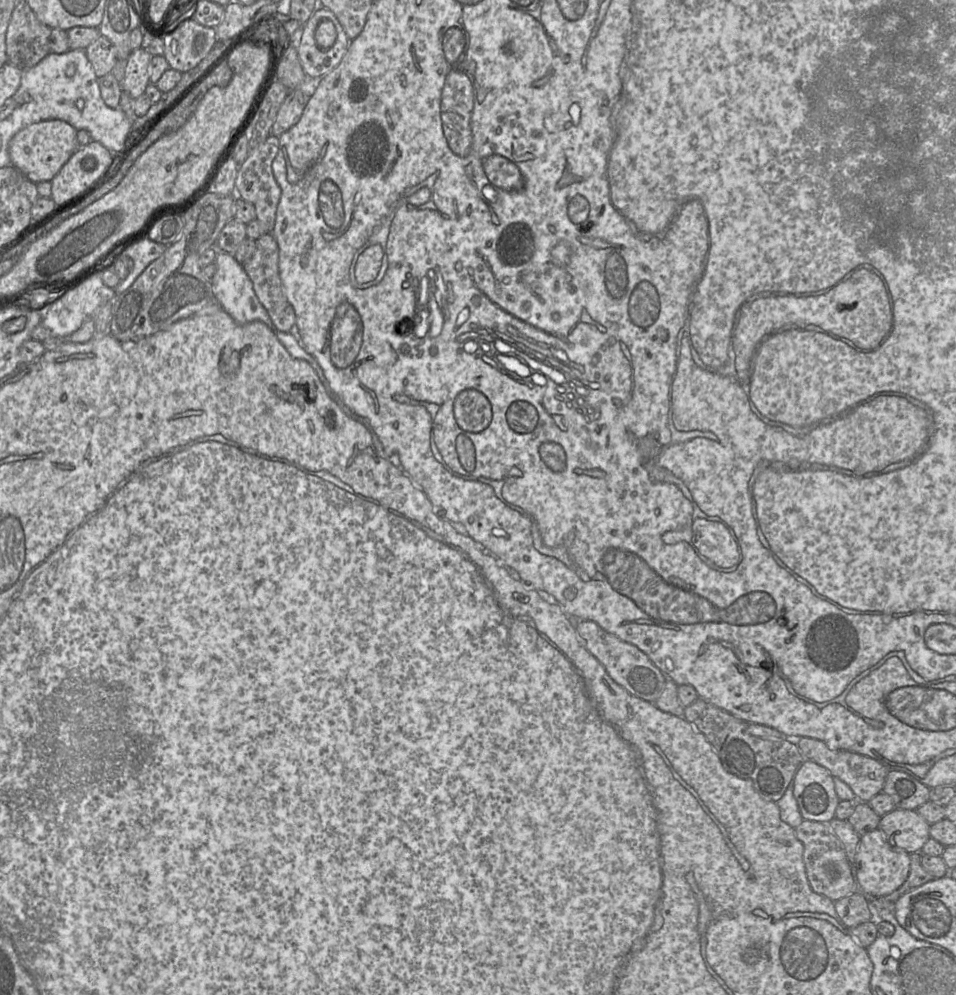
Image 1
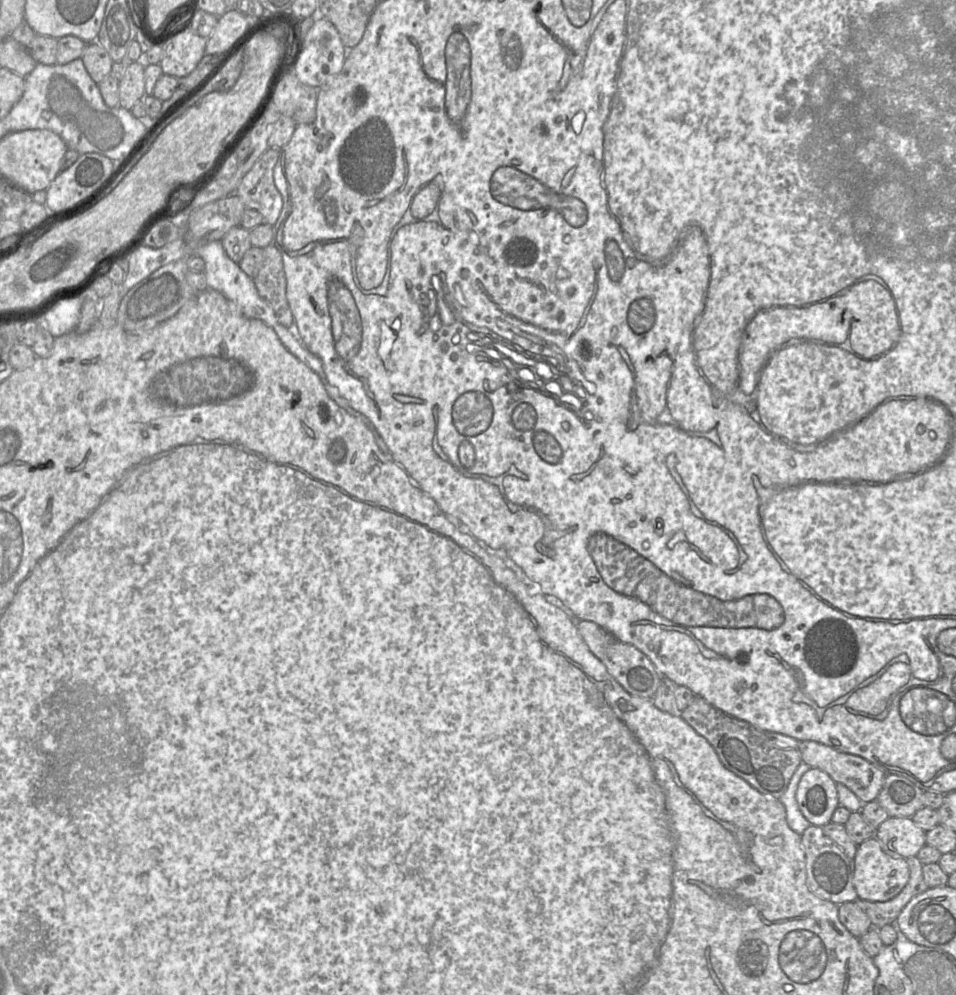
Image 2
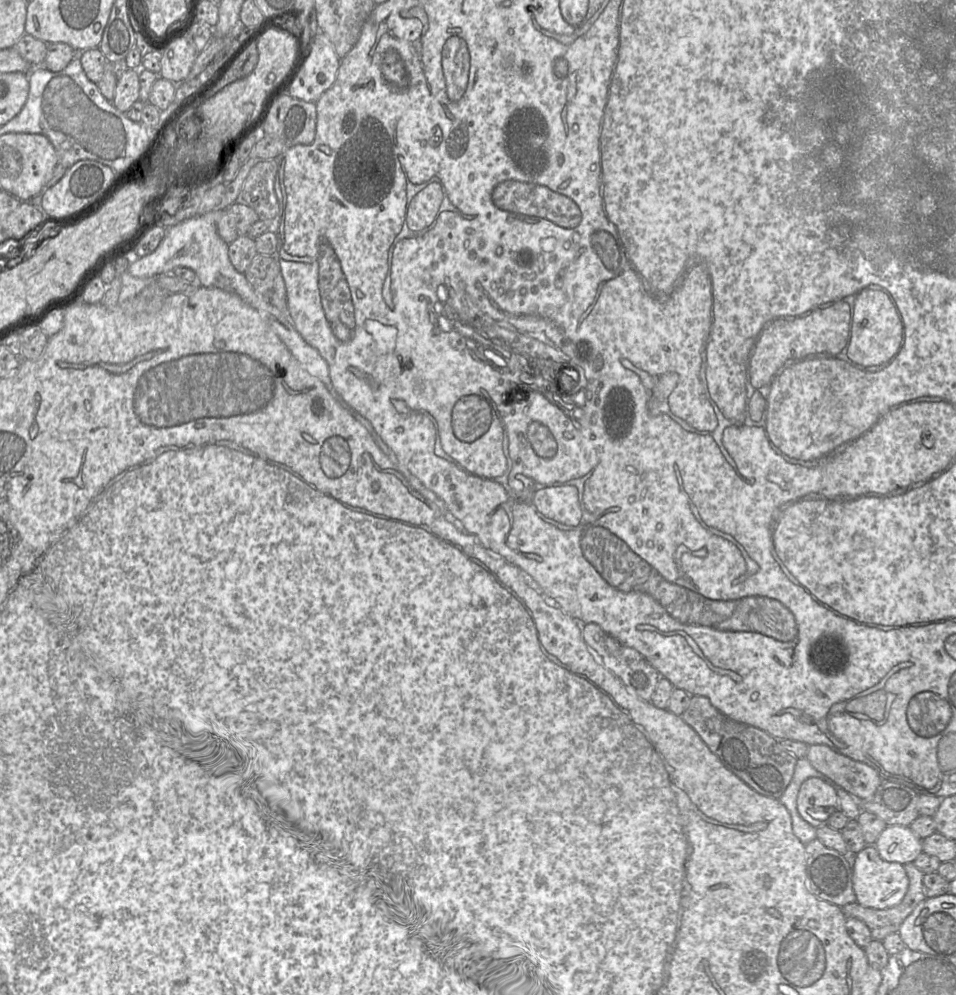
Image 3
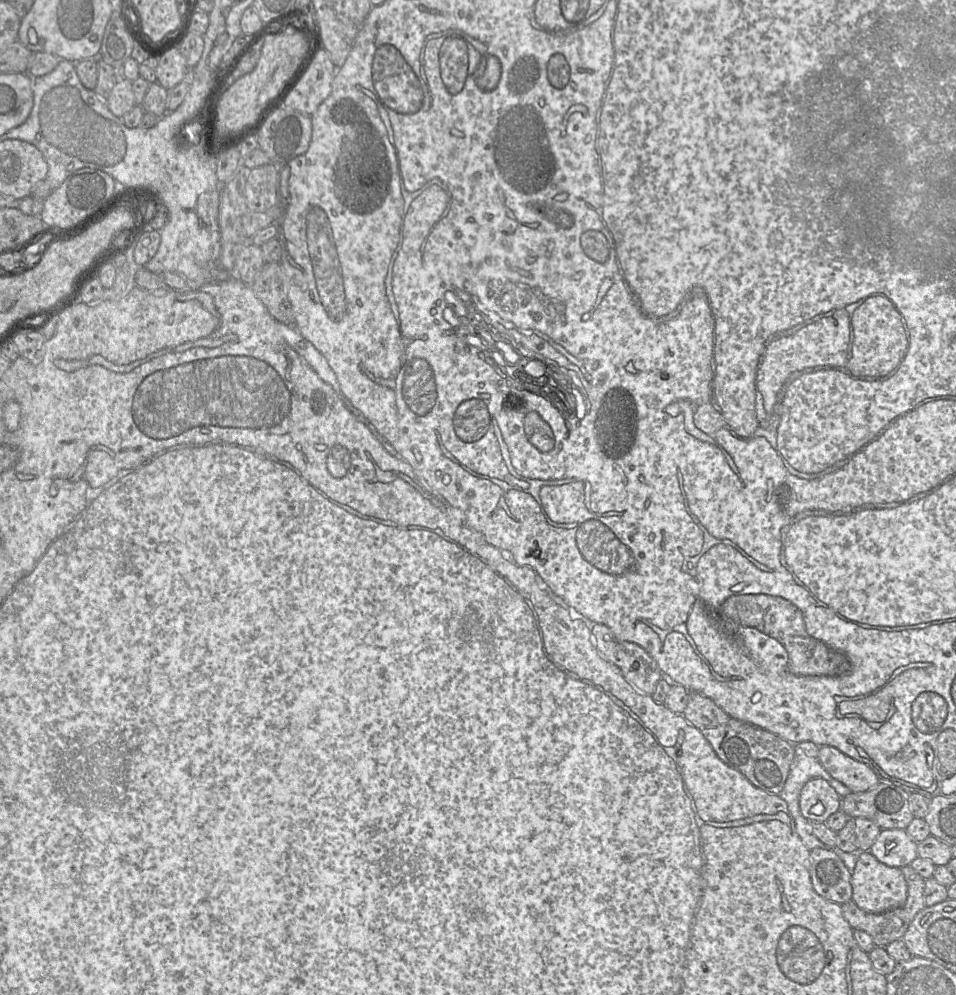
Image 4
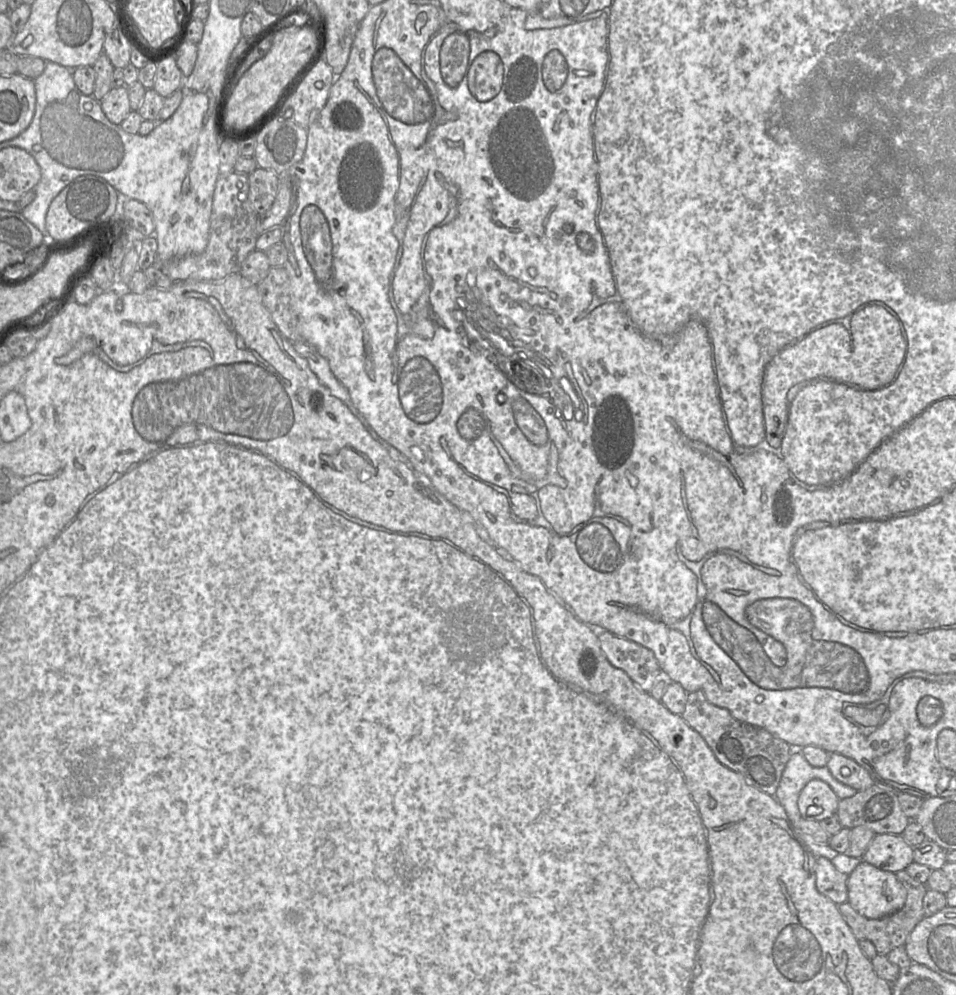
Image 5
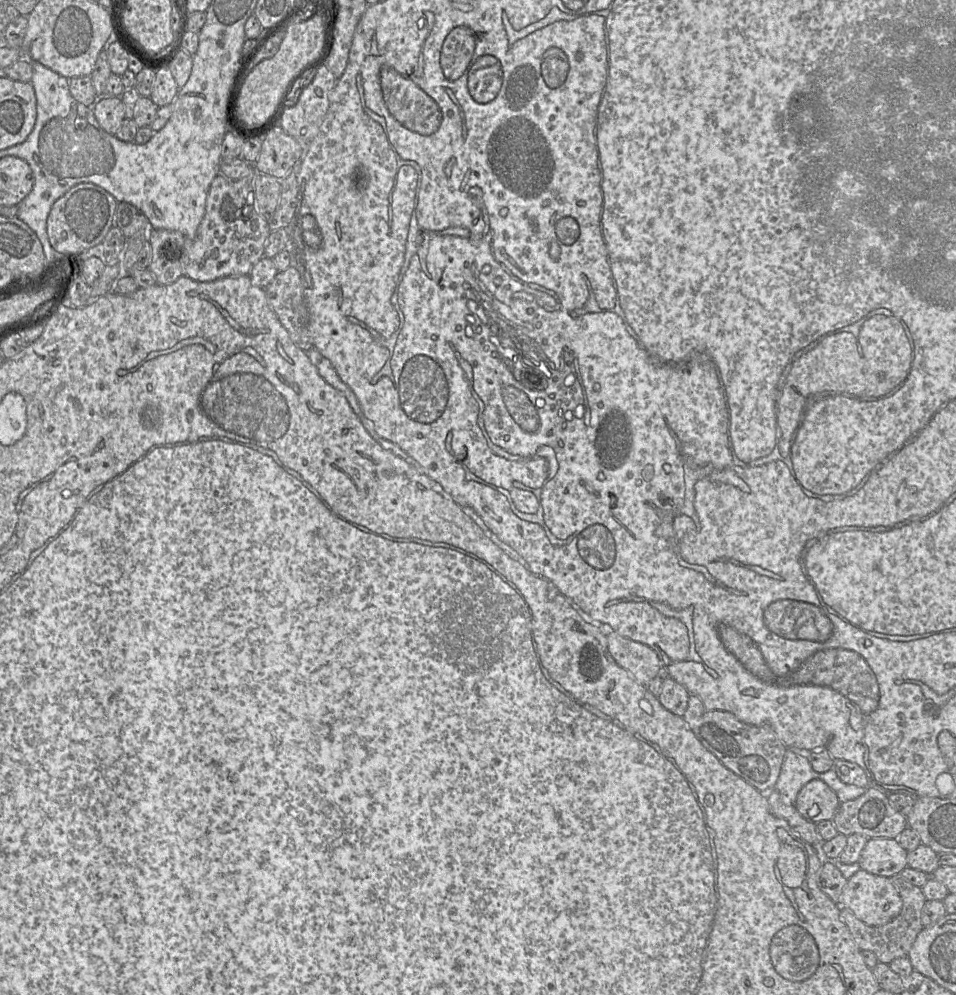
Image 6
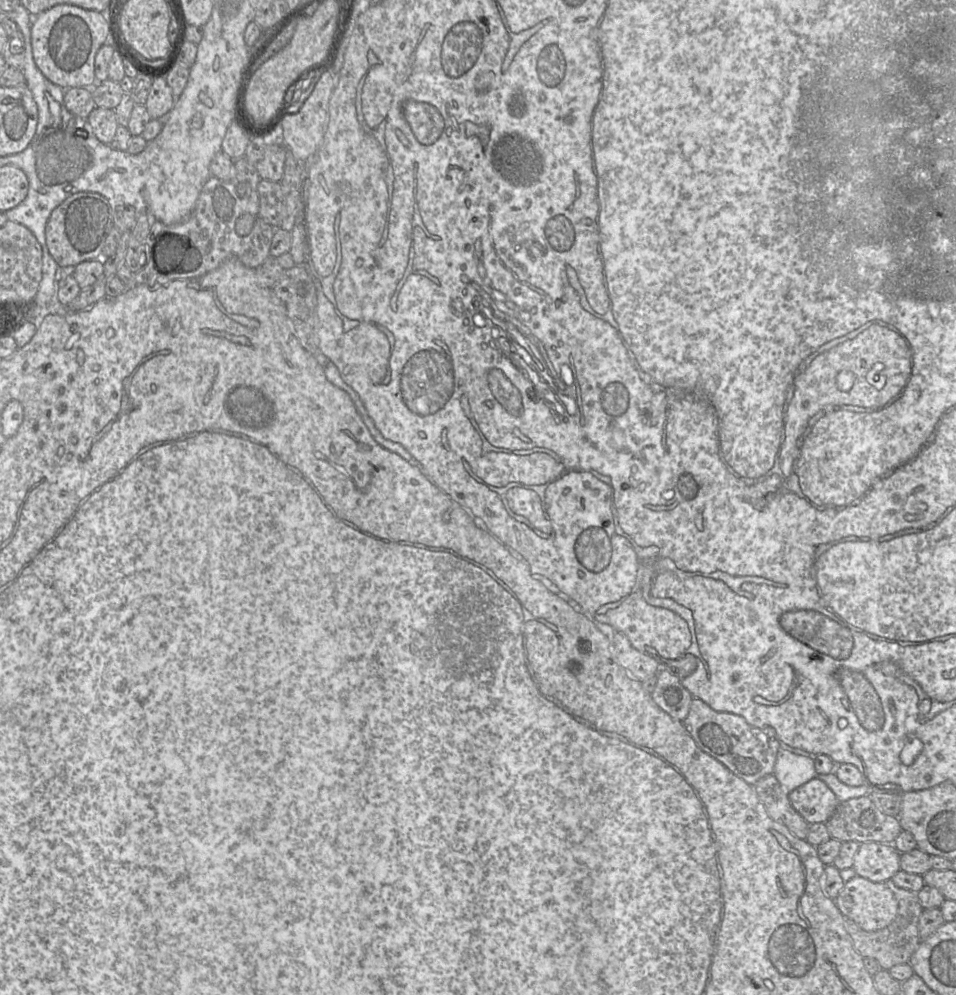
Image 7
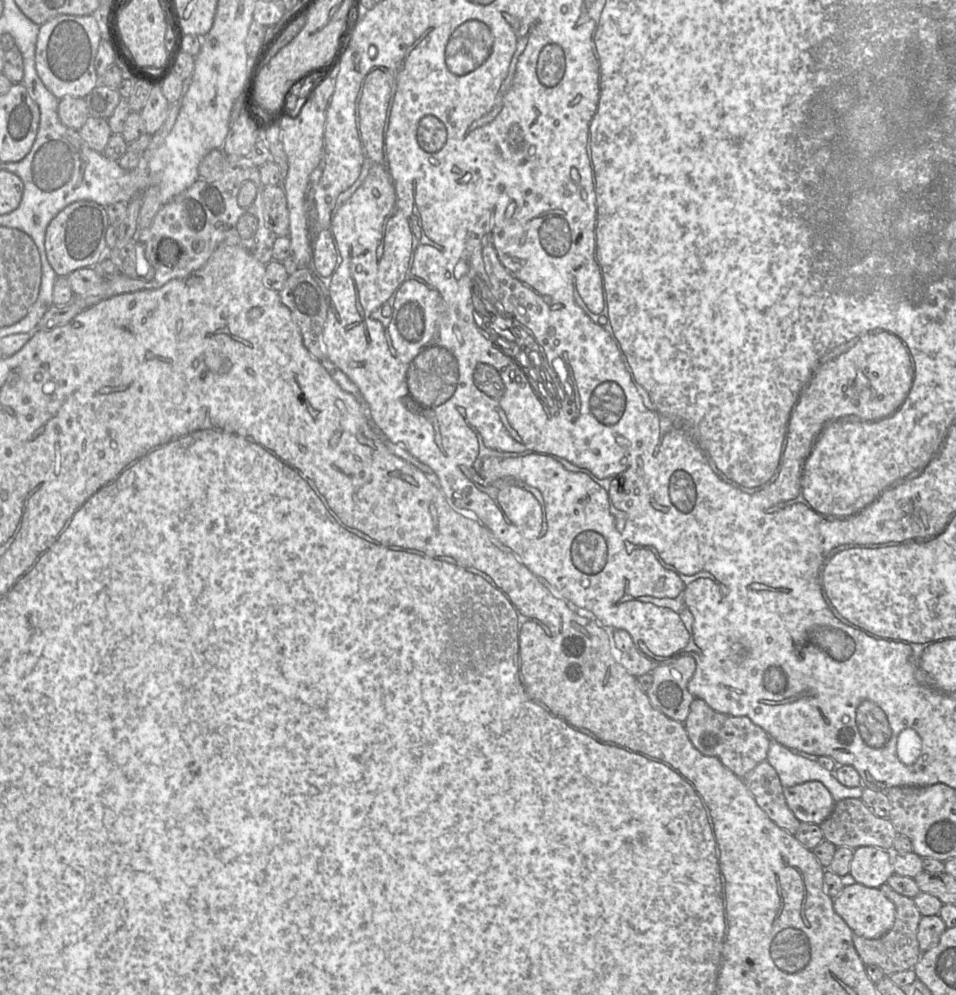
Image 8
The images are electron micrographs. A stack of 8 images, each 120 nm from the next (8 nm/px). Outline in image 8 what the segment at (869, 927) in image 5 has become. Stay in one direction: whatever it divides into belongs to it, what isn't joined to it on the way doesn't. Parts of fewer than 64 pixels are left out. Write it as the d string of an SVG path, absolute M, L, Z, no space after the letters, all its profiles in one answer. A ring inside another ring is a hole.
M887 883L879 889L896 907L894 924L888 932L879 938L869 939L854 934L854 947L865 965L875 964L882 969L885 975L913 969L922 954L917 939L918 926L922 915L913 898L899 894Z

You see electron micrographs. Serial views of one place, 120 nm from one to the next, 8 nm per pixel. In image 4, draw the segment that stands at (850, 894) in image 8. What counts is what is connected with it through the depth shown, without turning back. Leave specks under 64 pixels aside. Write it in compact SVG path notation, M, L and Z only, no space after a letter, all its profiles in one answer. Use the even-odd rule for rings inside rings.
M858 851L856 867L852 871L852 901L862 910L880 914L902 907L908 896L908 886L900 868L881 863L870 851Z

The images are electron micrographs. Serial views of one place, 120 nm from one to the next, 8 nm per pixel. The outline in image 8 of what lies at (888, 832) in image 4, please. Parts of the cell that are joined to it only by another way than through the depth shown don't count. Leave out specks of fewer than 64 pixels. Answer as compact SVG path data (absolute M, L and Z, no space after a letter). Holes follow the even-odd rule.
M875 846L854 849L849 872L855 881L870 888L879 888L894 874L893 852Z

